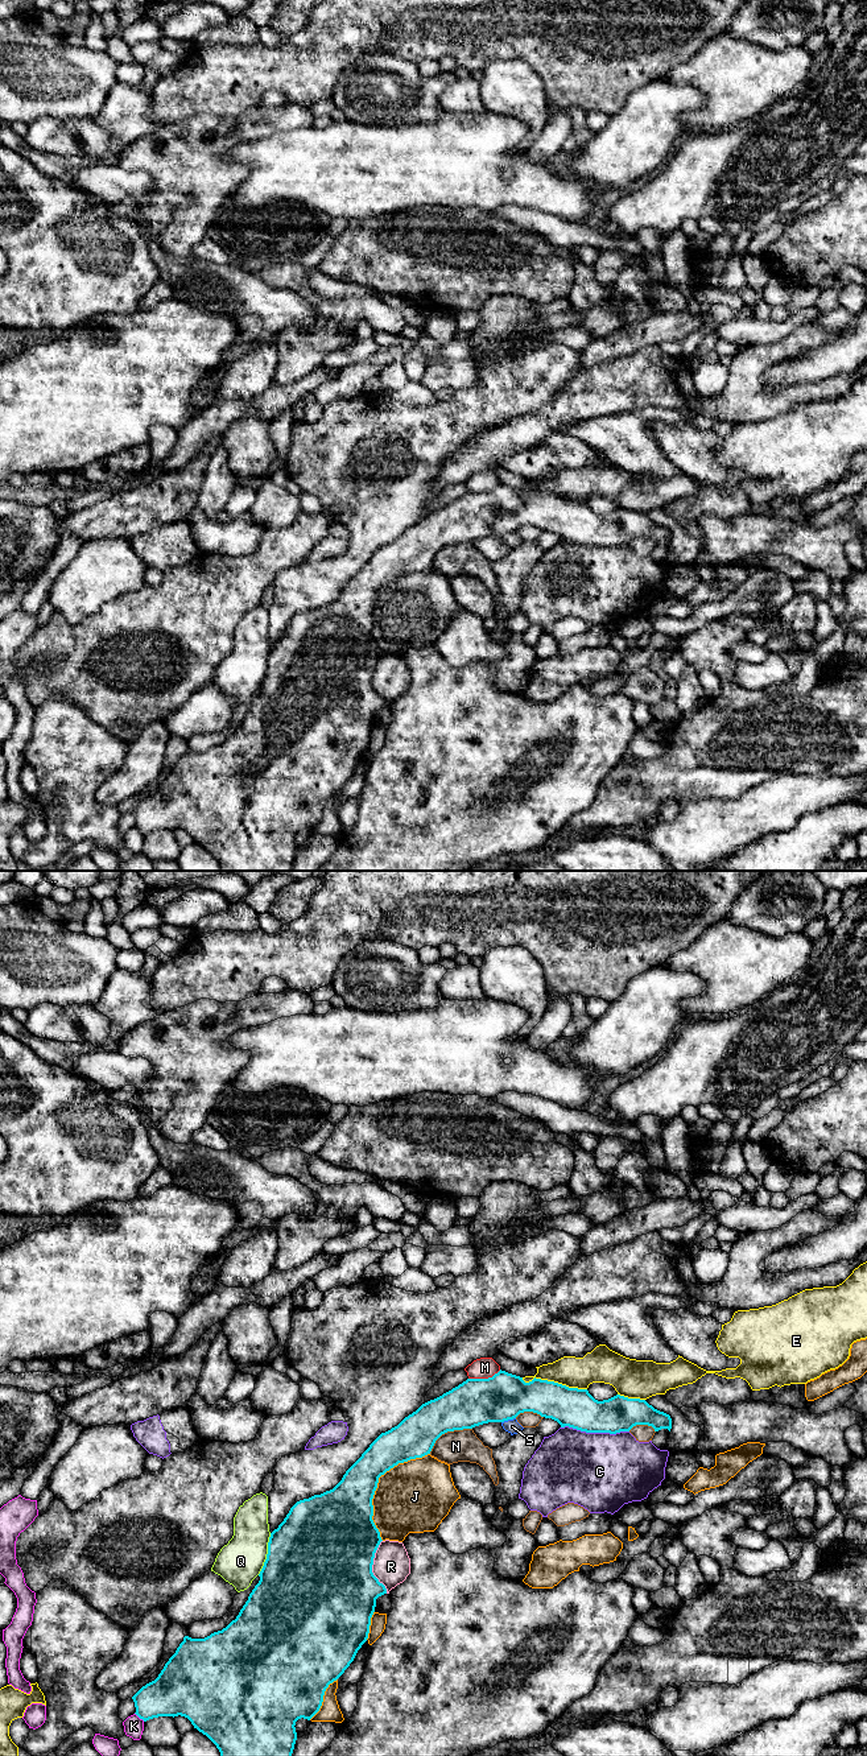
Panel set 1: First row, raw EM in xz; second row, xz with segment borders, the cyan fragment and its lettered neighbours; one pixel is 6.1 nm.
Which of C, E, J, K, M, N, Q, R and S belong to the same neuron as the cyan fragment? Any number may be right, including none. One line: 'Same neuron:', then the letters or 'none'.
Same neuron: none

